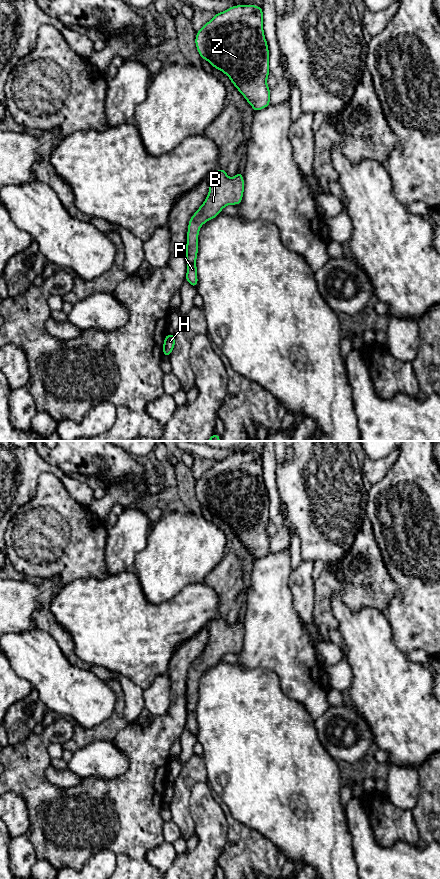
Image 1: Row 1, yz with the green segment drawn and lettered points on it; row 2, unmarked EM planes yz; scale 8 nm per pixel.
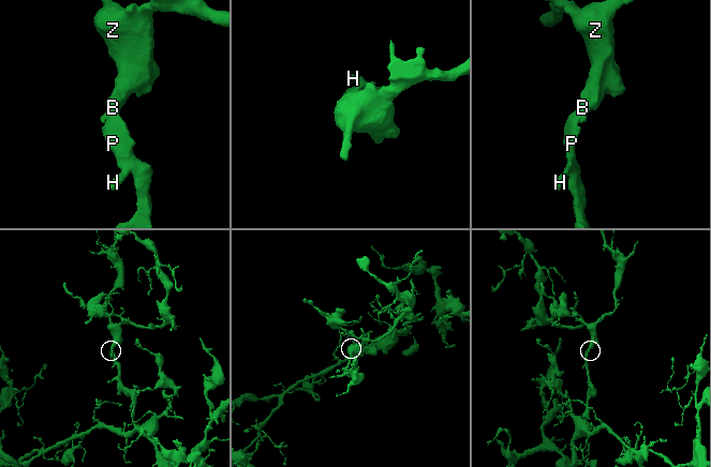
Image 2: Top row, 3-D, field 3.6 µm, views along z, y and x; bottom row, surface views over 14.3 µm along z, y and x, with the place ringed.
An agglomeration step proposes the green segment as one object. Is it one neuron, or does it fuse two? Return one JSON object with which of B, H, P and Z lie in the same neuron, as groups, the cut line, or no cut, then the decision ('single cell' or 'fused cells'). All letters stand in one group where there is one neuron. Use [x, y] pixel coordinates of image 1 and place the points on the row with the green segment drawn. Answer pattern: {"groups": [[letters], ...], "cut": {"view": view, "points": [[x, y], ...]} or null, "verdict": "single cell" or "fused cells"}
{"groups": [["B", "H", "P", "Z"]], "cut": null, "verdict": "single cell"}

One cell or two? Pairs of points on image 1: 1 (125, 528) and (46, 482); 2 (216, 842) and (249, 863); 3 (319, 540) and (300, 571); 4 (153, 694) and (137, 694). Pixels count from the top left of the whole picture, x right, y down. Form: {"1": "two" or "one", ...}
{"1": "two", "2": "two", "3": "two", "4": "two"}

